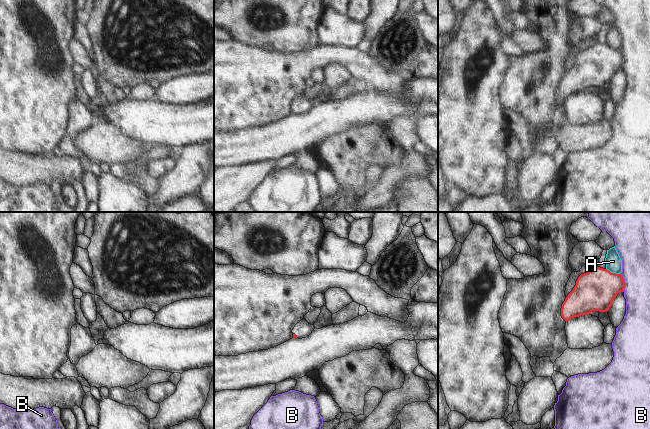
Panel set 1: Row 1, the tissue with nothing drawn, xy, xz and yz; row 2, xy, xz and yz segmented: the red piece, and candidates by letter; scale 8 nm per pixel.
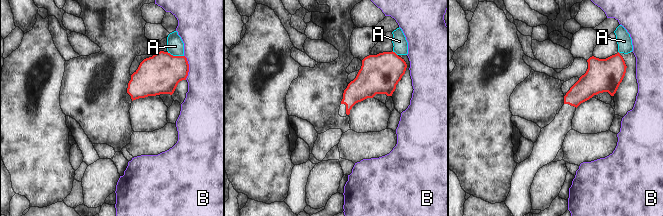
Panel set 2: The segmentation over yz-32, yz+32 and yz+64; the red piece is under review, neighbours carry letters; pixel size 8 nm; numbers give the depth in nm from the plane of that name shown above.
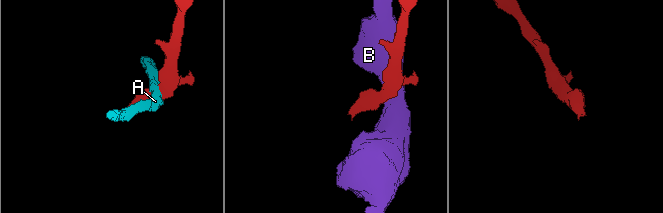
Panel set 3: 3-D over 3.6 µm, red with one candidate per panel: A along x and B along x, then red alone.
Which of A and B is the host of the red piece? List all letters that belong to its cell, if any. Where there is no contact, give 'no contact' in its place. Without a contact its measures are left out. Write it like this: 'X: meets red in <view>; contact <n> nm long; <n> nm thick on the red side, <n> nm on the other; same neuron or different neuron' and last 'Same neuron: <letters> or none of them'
A: meets red in yz; contact 120 nm long; 320 nm thick on the red side, 130 nm on the other; different neuron
B: meets red in yz; contact 160 nm long; 320 nm thick on the red side, 240 nm on the other; different neuron
Same neuron: none of them

